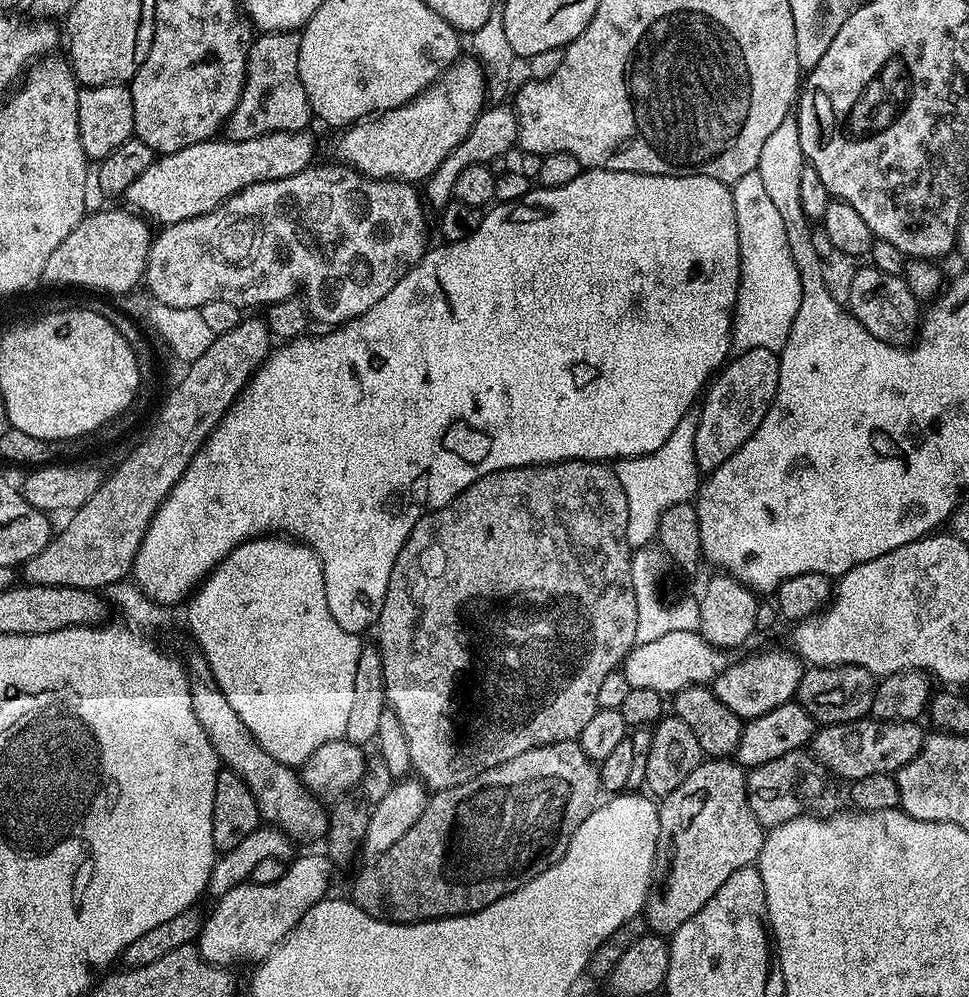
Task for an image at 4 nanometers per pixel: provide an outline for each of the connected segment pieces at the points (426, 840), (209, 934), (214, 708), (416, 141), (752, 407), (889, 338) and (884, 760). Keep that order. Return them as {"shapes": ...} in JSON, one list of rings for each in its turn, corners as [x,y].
{"shapes":[[[[563,740],[554,742],[546,746],[538,746],[534,750],[526,750],[526,754],[518,754],[518,758],[510,758],[510,762],[502,762],[466,782],[462,782],[453,788],[441,788],[429,799],[427,806],[422,810],[422,818],[386,850],[378,859],[365,863],[364,869],[356,876],[356,881],[352,884],[350,899],[353,904],[358,905],[366,914],[370,914],[379,920],[391,920],[394,924],[416,924],[420,920],[442,920],[446,916],[466,916],[470,912],[477,912],[518,890],[527,880],[538,878],[554,862],[566,854],[566,846],[570,846],[570,838],[586,818],[590,818],[592,811],[598,807],[601,799],[602,789],[600,786],[600,770],[597,761],[591,760],[584,753],[580,744],[576,740]]],[[[323,851],[298,856],[285,867],[278,882],[270,882],[270,886],[245,882],[234,886],[234,890],[213,903],[216,905],[203,921],[198,937],[200,957],[203,960],[223,965],[224,952],[229,952],[236,960],[265,960],[286,938],[286,934],[290,934],[302,914],[306,914],[310,906],[329,895],[328,883],[332,880],[332,872],[334,873],[331,858]]],[[[193,654],[186,660],[186,671],[190,681],[194,714],[202,730],[210,738],[221,765],[225,769],[237,772],[246,782],[246,786],[250,786],[254,802],[258,802],[261,817],[271,827],[283,830],[293,841],[316,840],[319,836],[321,839],[328,831],[328,808],[325,801],[309,792],[301,773],[293,765],[270,758],[270,754],[266,754],[266,750],[258,746],[254,734],[246,730],[242,718],[238,718],[234,710],[230,710],[230,702],[226,702],[226,694],[222,694],[222,690],[218,690],[218,686],[212,680],[210,666],[203,656]]],[[[457,59],[435,84],[410,102],[345,127],[339,133],[335,159],[370,180],[427,181],[470,134],[470,126],[486,107],[485,71],[477,59],[464,59]]],[[[747,348],[733,355],[707,385],[698,408],[700,421],[694,434],[694,458],[701,473],[713,472],[737,452],[758,430],[778,390],[780,357],[765,348]]],[[[860,268],[848,284],[846,307],[853,318],[862,322],[874,338],[899,348],[911,345],[915,341],[922,319],[922,304],[910,290],[903,275],[883,272],[880,268]]],[[[875,718],[825,724],[812,737],[810,752],[833,777],[841,776],[845,782],[866,778],[866,774],[894,774],[922,750],[926,732],[920,726],[914,720],[897,722]]]]}

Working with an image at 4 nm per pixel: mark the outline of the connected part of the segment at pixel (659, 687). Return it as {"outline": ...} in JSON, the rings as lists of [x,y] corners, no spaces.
{"outline":[[[675,630],[673,633],[663,634],[662,638],[657,638],[654,642],[637,644],[624,659],[622,671],[626,682],[630,682],[632,688],[675,694],[695,684],[711,685],[712,681],[728,669],[728,656],[725,649],[715,648],[713,644],[706,642],[706,638],[702,638],[699,631]]]}

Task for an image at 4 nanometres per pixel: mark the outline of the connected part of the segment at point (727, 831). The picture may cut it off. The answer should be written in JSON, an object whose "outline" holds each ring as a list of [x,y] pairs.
{"outline":[[[732,758],[705,759],[689,774],[686,782],[682,782],[682,786],[678,786],[678,790],[674,790],[669,796],[663,797],[659,801],[658,807],[660,810],[658,826],[660,829],[658,830],[658,842],[656,843],[656,871],[652,889],[648,892],[648,900],[644,904],[642,915],[644,921],[648,923],[649,929],[655,935],[668,938],[678,930],[678,926],[682,926],[682,922],[690,922],[690,918],[694,918],[694,914],[698,914],[698,910],[702,910],[702,906],[706,906],[706,902],[710,902],[710,898],[714,898],[714,894],[718,894],[718,886],[722,886],[722,882],[726,882],[726,878],[730,878],[730,874],[734,874],[734,870],[753,867],[759,861],[766,829],[760,825],[758,818],[754,818],[754,810],[750,810],[748,805],[748,777],[745,769],[741,768]]]}

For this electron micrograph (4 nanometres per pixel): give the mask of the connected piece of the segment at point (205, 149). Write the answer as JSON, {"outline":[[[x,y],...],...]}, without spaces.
{"outline":[[[311,131],[275,132],[249,140],[229,140],[213,138],[197,144],[186,146],[177,152],[165,156],[157,155],[150,166],[146,166],[146,174],[141,174],[126,190],[123,199],[128,200],[127,207],[137,214],[143,214],[149,221],[157,225],[177,224],[186,218],[198,218],[219,204],[224,204],[234,194],[246,190],[246,186],[254,186],[258,182],[270,182],[278,178],[290,178],[299,172],[305,172],[316,156],[316,140]]]}

